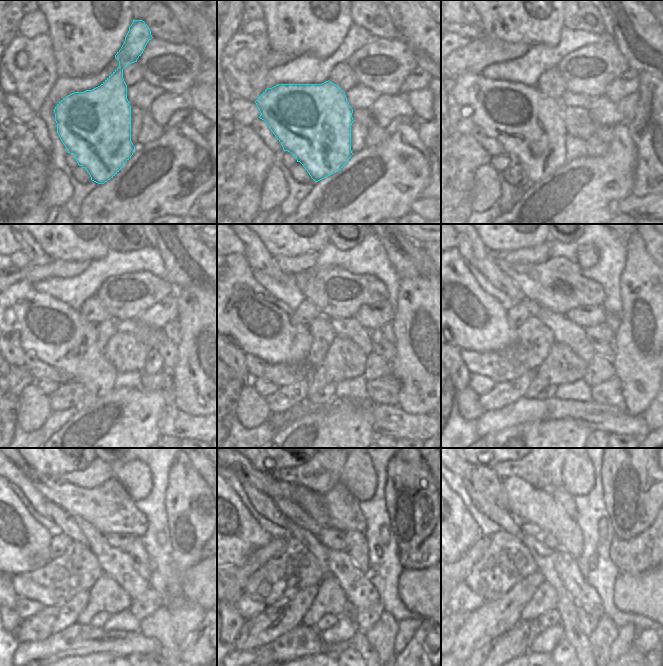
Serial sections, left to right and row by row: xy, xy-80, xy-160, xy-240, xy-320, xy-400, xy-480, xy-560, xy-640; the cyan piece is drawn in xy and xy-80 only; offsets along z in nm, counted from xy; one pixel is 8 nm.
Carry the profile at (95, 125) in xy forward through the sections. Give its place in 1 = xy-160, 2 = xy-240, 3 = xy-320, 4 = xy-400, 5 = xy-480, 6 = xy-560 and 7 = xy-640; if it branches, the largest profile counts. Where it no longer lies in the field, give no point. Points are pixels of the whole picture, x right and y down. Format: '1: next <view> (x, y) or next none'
1: next xy-160 (529, 125)
2: next xy-240 (58, 335)
3: next xy-320 (237, 306)
4: next xy-400 (461, 310)
5: next xy-480 (13, 542)
6: next xy-560 (237, 534)
7: next xy-640 (461, 531)

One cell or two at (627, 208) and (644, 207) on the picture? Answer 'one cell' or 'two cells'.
one cell

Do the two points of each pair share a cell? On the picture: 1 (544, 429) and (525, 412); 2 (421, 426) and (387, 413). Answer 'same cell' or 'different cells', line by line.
1: different cells
2: same cell

